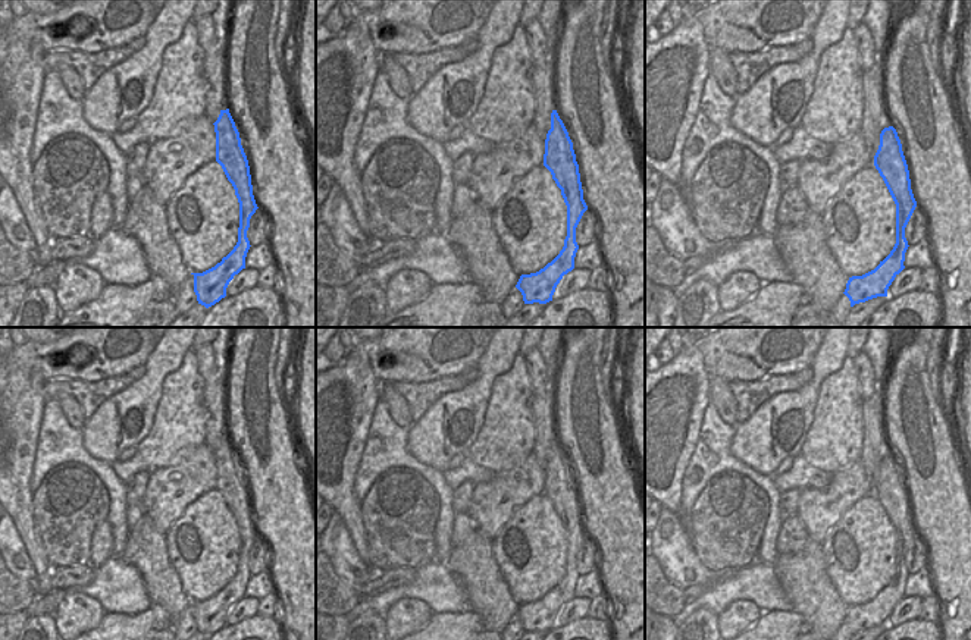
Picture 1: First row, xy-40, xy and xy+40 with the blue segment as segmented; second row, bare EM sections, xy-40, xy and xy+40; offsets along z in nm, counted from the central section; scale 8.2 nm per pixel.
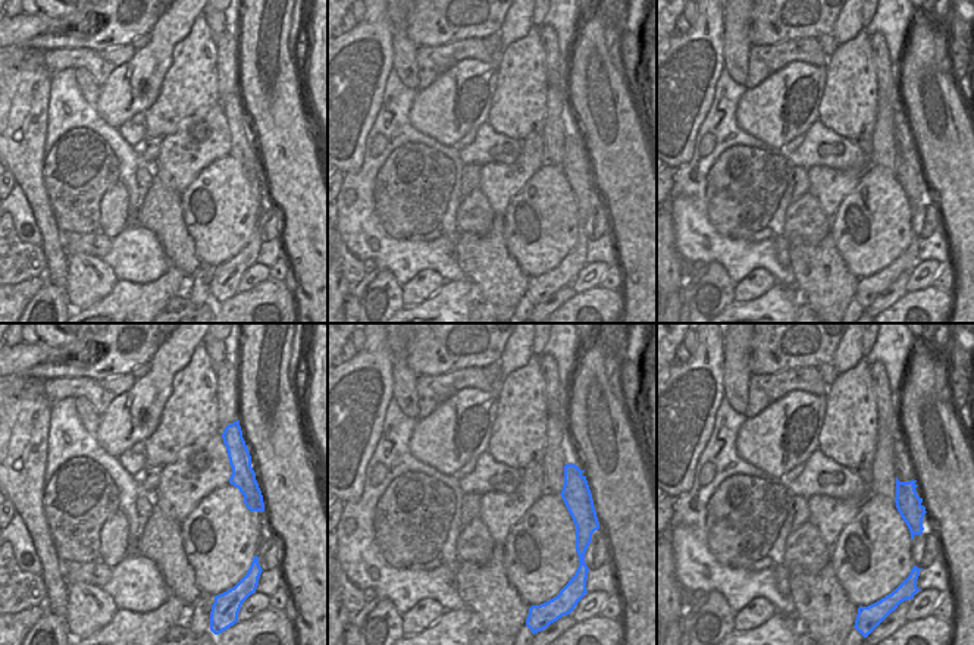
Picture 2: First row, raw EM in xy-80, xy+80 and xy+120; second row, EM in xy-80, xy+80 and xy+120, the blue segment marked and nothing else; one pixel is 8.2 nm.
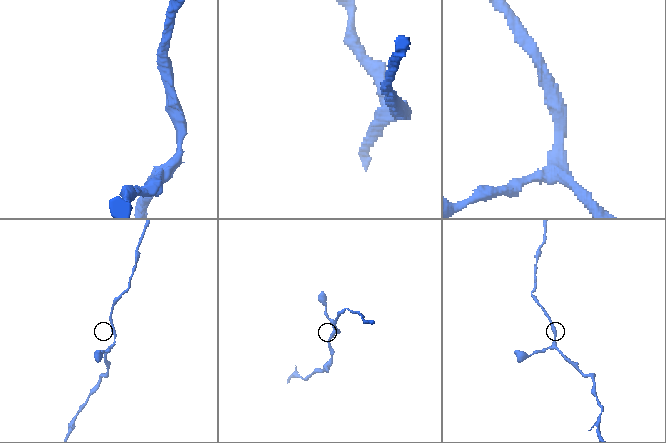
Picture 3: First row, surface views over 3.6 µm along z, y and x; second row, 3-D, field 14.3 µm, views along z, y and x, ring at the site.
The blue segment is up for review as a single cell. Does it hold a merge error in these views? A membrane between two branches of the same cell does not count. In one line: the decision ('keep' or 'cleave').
keep

